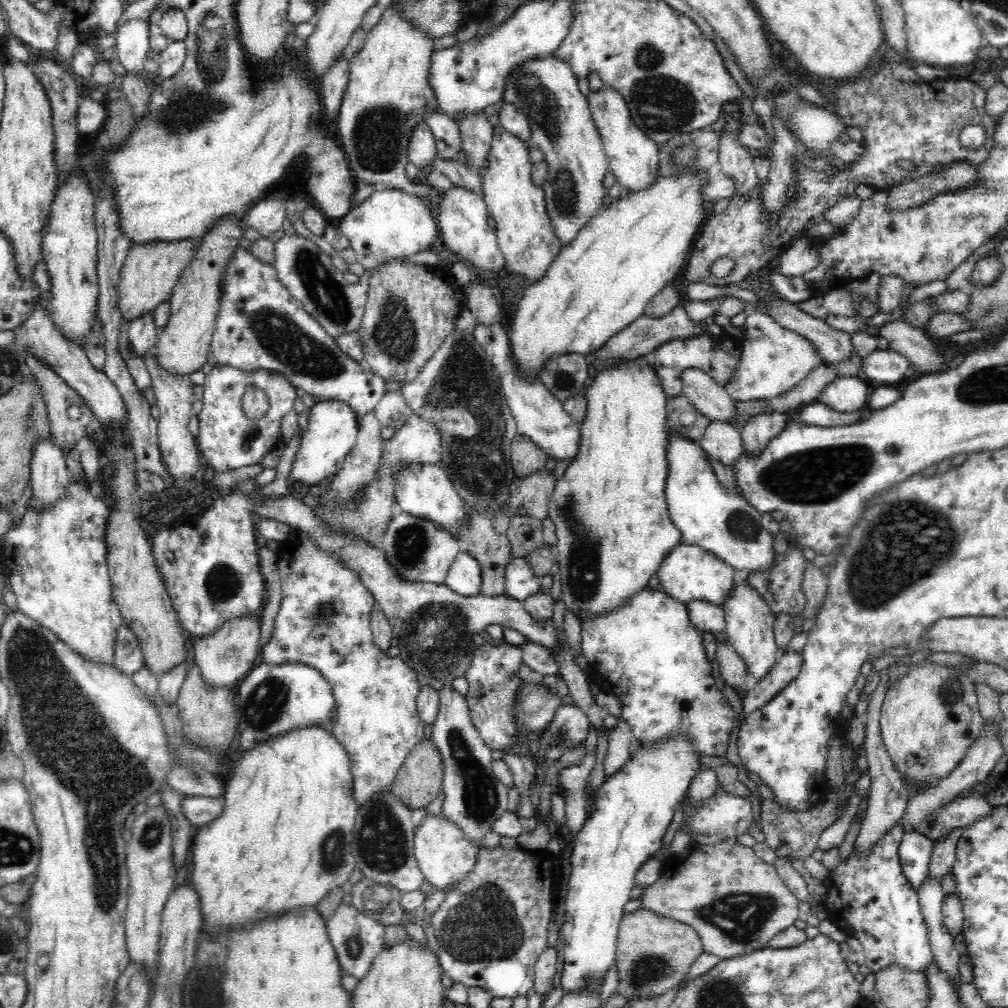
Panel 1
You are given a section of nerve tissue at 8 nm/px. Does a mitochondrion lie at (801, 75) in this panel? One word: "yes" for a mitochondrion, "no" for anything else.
no

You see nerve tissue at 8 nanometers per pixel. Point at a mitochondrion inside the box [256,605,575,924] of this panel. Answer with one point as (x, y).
(383, 847)

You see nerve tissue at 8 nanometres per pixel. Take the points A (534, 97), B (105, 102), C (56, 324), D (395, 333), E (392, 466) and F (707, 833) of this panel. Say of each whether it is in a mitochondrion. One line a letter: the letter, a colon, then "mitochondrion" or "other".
A: mitochondrion
B: other
C: other
D: mitochondrion
E: other
F: mitochondrion

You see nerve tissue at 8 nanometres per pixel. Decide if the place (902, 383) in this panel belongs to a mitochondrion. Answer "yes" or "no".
no

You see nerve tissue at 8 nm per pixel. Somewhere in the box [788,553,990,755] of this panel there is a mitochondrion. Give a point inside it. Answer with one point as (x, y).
(952, 691)

